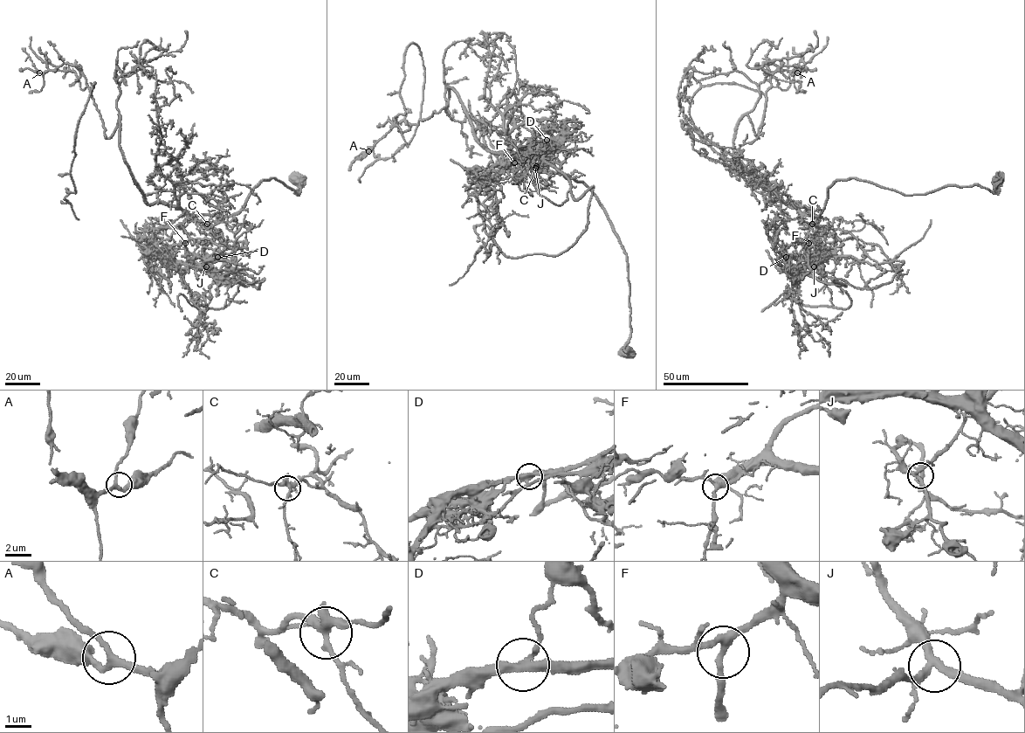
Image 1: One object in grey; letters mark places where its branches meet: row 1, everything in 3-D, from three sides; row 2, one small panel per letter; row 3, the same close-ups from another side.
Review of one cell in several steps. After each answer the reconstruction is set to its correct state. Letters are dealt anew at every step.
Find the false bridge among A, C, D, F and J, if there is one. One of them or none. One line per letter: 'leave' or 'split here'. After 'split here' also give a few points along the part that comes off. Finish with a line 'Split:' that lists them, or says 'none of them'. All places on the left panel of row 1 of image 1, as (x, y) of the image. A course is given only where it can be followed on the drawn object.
A: leave
C: leave
D: split here; course (217, 257), (195, 266), (172, 262), (165, 255), (170, 265), (164, 263), (156, 271), (154, 261), (120, 219)
F: leave
J: leave
Split: D

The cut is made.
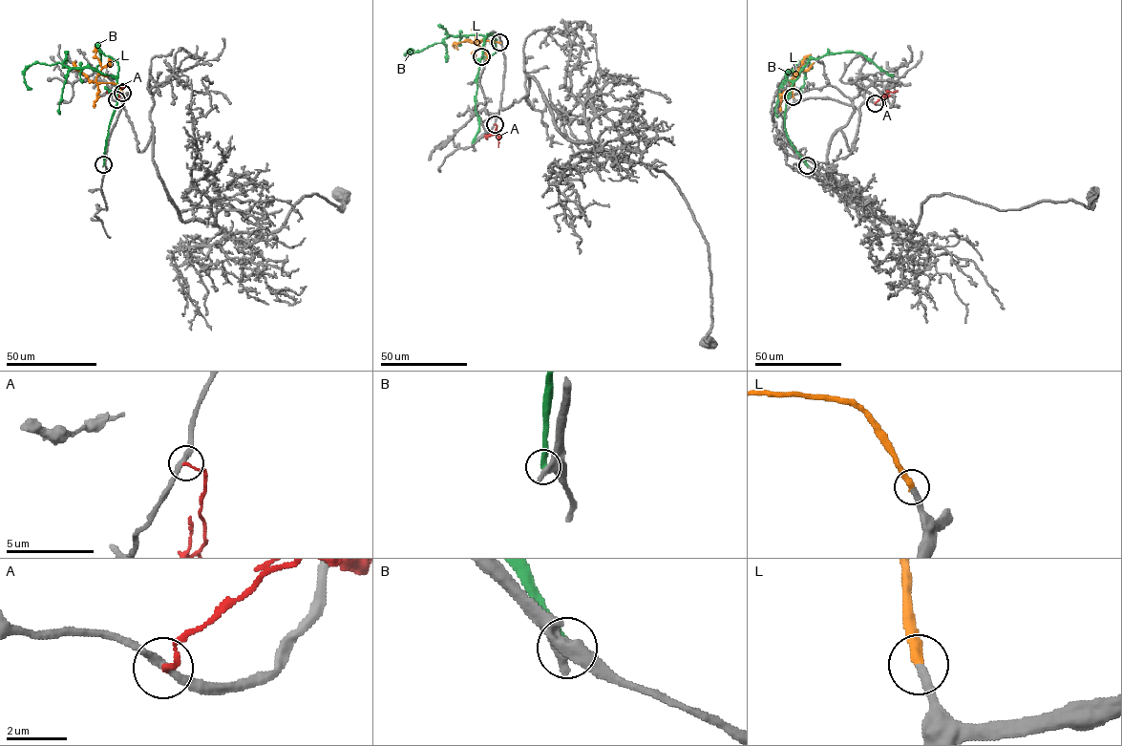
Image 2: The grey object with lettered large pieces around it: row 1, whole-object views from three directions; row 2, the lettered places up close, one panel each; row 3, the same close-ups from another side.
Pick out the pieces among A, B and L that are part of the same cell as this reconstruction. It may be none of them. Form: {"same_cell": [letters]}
{"same_cell": ["L"]}

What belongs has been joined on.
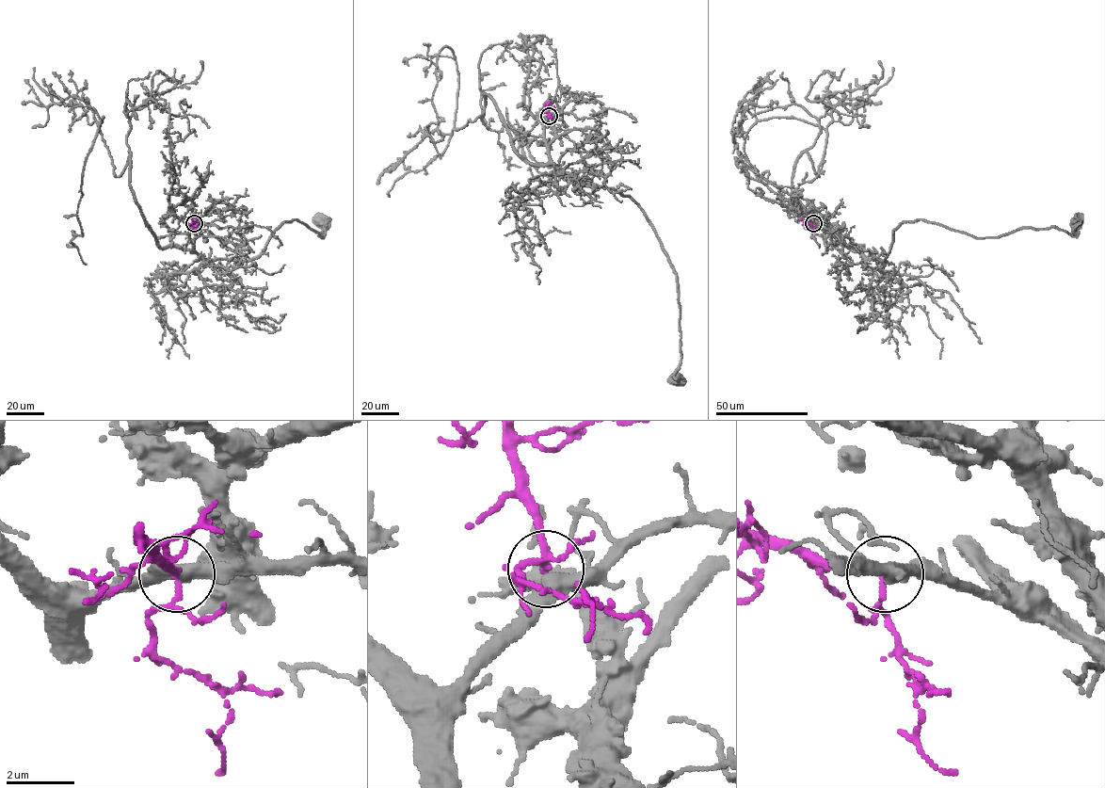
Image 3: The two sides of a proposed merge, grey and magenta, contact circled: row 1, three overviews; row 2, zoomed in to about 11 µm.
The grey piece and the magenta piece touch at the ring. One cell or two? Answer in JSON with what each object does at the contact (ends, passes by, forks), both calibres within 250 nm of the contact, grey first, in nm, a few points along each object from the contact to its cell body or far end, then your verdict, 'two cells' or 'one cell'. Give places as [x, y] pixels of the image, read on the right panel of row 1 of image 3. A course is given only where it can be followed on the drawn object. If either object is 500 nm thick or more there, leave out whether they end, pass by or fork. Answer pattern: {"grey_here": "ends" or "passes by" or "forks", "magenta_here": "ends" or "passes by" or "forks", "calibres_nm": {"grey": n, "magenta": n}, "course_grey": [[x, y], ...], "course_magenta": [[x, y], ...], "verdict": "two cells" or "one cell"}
{"grey_here": "passes by", "magenta_here": "forks", "calibres_nm": {"grey": 400, "magenta": 160}, "course_grey": [[813, 224], [867, 259], [884, 261], [892, 232], [906, 222], [1000, 237], [1051, 227], [1075, 235], [1078, 220]], "course_magenta": [[813, 224], [798, 221]], "verdict": "one cell"}

